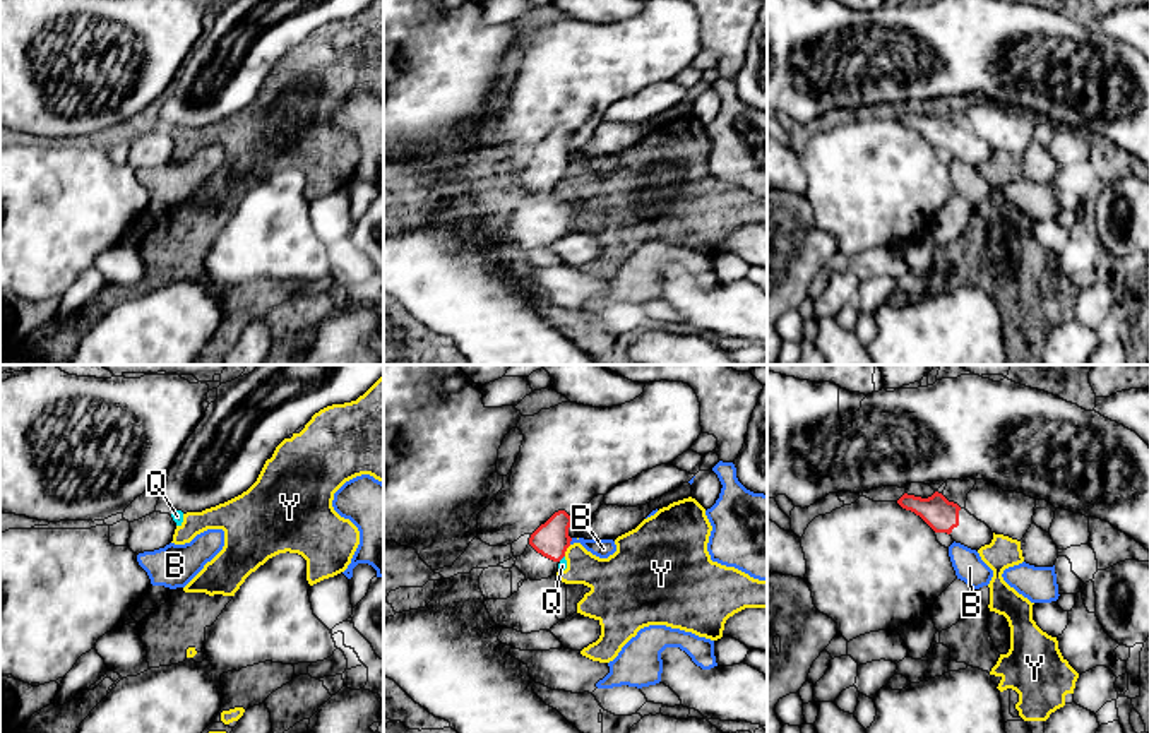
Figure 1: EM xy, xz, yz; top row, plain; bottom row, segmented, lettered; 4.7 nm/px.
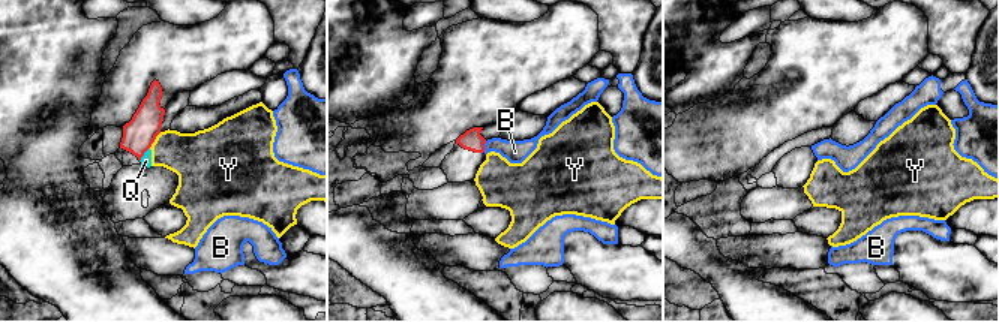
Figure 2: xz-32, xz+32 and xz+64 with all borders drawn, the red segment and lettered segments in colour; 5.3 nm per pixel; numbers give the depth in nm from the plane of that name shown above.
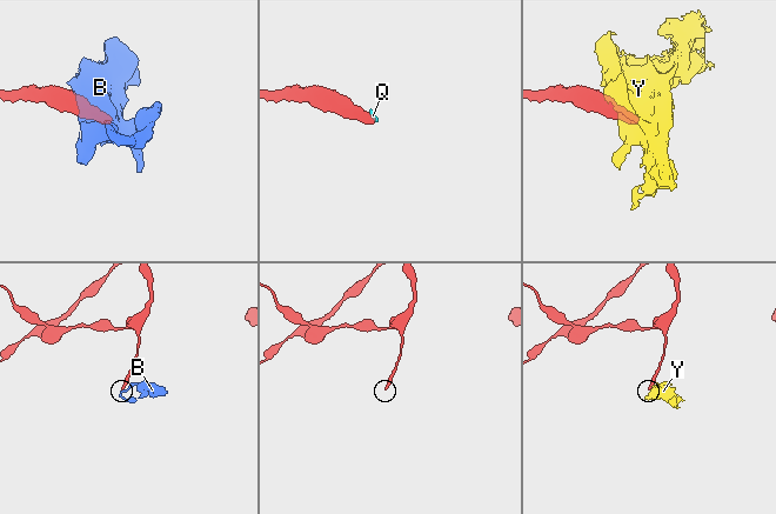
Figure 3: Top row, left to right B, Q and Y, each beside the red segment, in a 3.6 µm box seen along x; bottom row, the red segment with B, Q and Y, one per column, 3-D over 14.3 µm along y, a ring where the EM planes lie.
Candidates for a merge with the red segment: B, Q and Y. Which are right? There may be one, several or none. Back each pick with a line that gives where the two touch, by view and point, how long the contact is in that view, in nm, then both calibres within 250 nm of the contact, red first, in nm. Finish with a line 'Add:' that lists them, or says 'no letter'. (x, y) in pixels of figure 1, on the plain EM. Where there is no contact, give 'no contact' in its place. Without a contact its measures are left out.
Add: no letter

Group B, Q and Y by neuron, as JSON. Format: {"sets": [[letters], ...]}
{"sets": [["B"], ["Q", "Y"]]}

